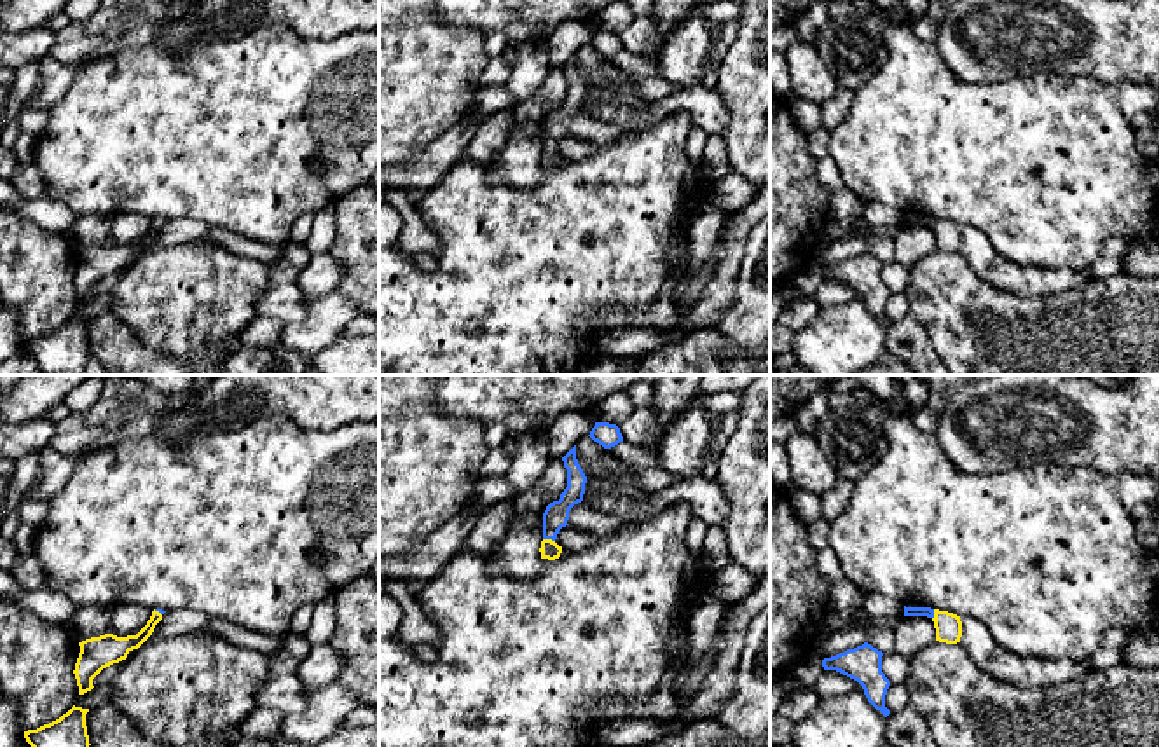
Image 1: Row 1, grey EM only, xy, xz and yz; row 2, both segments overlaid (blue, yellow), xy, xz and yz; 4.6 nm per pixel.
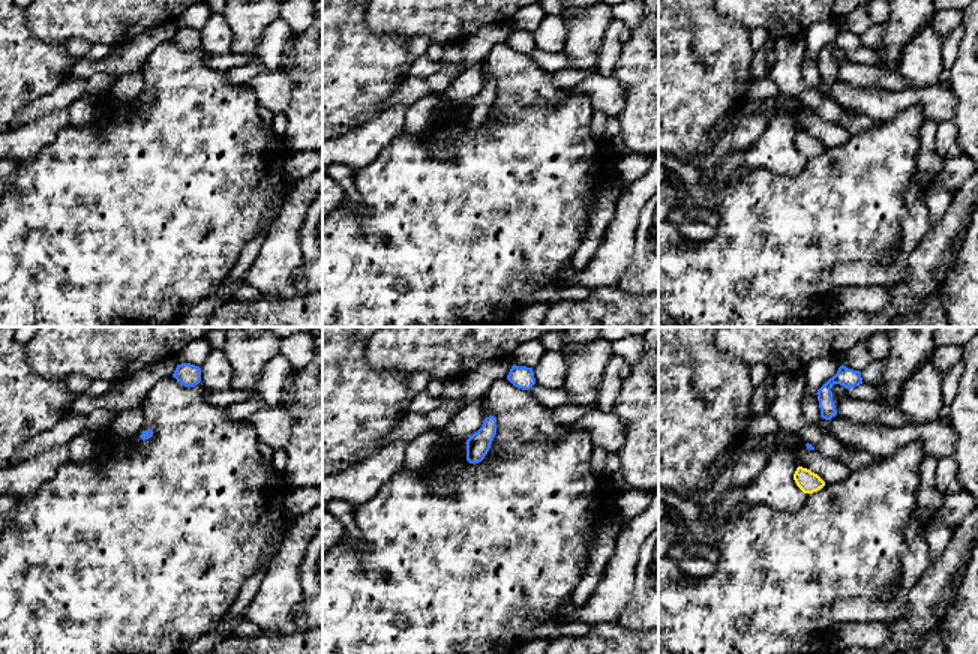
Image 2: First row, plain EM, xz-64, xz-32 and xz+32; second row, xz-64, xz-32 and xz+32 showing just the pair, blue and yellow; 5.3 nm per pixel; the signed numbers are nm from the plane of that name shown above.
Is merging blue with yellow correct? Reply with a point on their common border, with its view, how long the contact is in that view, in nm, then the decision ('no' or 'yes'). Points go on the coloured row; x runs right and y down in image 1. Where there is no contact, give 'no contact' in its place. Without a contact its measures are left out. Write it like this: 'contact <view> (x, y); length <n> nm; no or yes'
contact xz (549, 538); length 60 nm; yes

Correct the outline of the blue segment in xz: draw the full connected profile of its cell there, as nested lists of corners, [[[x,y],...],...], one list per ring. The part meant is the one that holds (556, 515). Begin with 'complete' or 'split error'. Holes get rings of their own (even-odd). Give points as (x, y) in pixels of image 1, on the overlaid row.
split error | [[[576,445],[562,457],[567,469],[567,487],[560,494],[559,501],[546,506],[543,513],[543,541],[541,559],[555,560],[562,553],[562,546],[555,543],[562,527],[569,525],[569,511],[574,504],[583,501],[587,476],[576,459]]]

